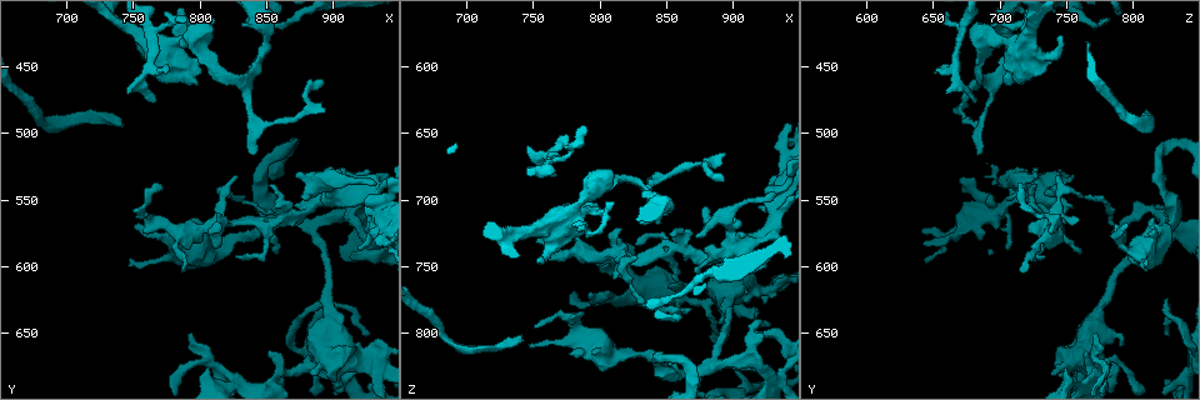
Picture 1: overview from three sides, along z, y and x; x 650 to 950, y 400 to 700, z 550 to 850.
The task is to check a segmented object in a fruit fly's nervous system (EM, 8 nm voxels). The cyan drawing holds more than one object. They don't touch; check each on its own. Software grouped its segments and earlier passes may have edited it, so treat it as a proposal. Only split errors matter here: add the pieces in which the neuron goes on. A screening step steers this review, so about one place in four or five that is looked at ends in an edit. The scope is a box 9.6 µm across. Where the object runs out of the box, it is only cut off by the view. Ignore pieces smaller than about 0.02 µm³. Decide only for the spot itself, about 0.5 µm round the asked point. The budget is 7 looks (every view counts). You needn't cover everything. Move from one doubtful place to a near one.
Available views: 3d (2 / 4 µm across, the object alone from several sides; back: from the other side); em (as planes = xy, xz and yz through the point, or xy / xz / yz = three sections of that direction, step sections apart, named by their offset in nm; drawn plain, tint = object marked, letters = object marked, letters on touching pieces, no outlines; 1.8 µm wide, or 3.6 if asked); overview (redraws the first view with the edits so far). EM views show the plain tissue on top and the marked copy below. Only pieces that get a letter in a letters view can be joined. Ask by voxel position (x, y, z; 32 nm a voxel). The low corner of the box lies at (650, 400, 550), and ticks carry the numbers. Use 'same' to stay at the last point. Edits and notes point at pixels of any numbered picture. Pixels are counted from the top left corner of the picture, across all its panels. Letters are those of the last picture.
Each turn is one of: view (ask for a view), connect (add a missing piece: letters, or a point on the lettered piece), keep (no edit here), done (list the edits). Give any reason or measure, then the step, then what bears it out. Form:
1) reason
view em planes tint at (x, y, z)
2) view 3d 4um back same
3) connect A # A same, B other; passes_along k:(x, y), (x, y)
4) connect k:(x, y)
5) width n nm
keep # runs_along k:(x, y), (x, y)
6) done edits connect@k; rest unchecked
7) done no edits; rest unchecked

free end
view em planes letters at (806, 676, 750)

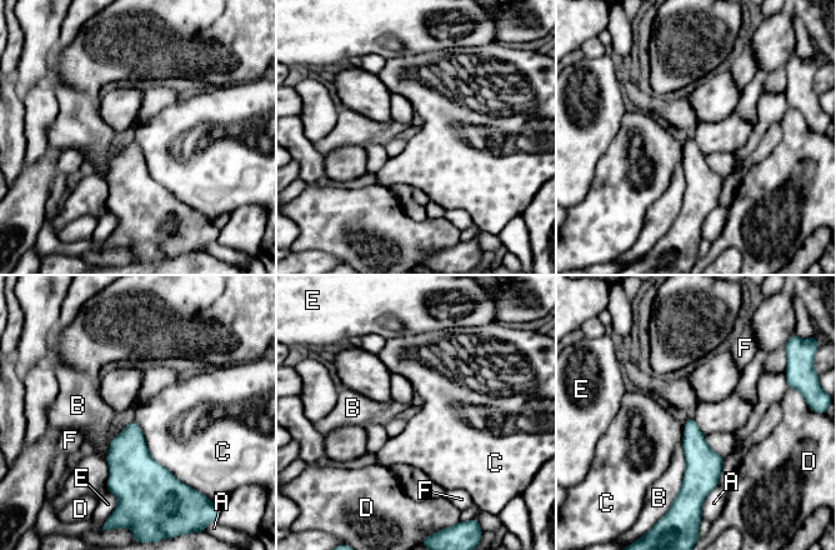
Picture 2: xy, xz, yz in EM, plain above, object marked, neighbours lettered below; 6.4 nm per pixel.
width 130 nm; longest_contact C 550 nm
keep # A other, B other, C other, D other, E other, F other; none of them fits

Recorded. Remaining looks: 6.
an open end
view 3d 4um at (922, 550, 798)

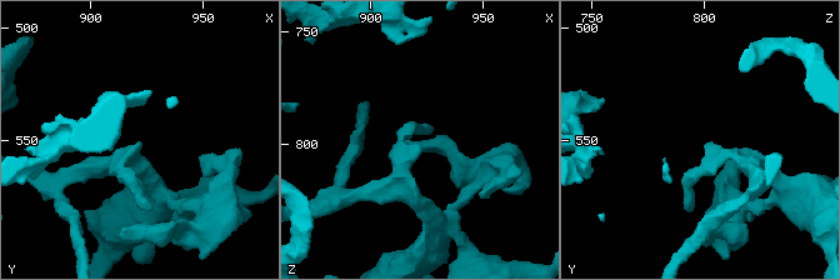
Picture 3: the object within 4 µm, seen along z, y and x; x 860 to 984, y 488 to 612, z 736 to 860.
shape alone is not enough
view em xy step 16 letters at (922, 553, 801)

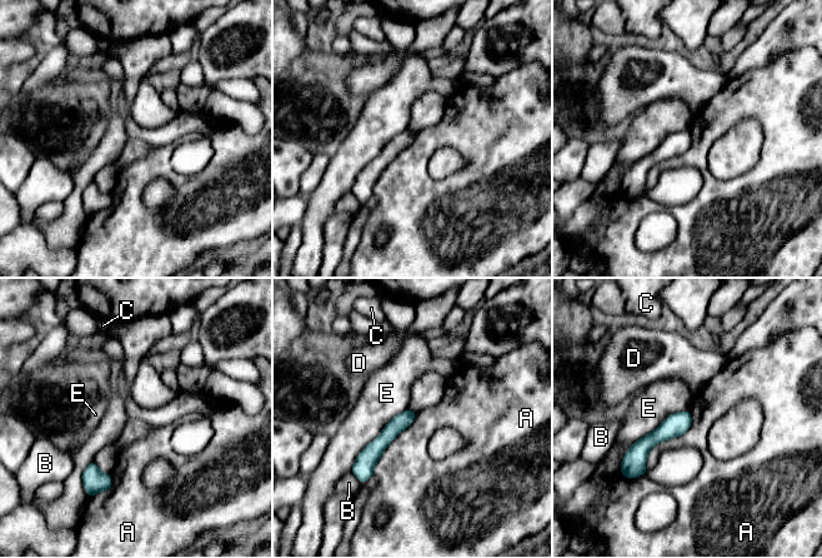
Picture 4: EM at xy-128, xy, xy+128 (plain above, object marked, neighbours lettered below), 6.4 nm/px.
width 100 nm
keep # A other, B other, C other, D other, E other; none of them fits

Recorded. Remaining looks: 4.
free end
view em 3.6um planes letters at (778, 452, 654)

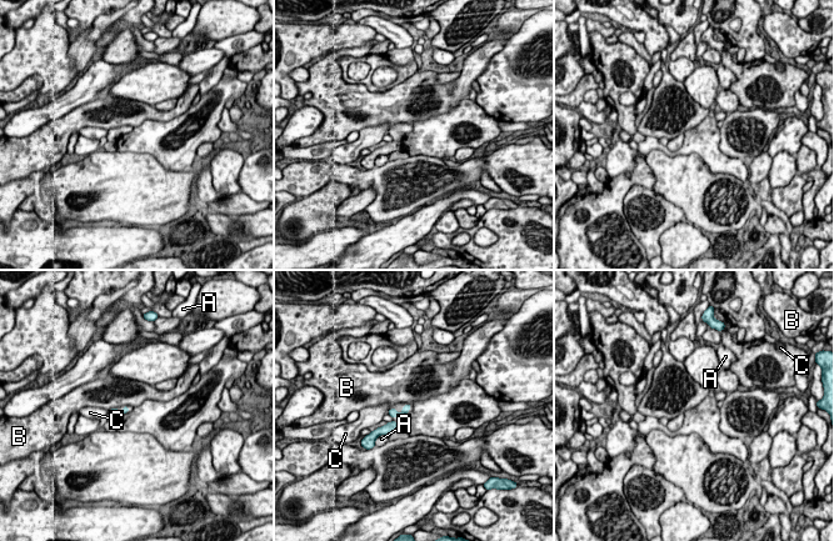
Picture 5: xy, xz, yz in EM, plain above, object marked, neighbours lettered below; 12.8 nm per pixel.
keep # A other, B other, C other; none of them fits

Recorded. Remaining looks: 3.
done no edits; rest unchecked

